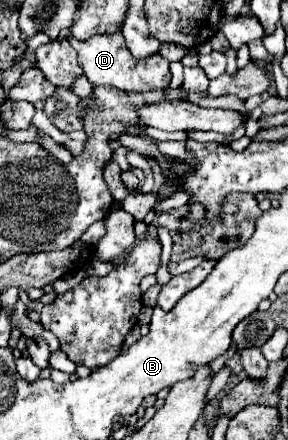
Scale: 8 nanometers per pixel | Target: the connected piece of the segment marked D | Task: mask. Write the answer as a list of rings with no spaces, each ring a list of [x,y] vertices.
[[[121,32],[97,34],[85,42],[81,42],[81,40],[69,40],[69,42],[77,50],[79,66],[93,86],[115,86],[125,92],[147,92],[147,90],[155,90],[155,88],[161,90],[161,88],[169,86],[169,82],[171,82],[169,62],[161,54],[153,54],[147,58],[135,58],[129,52],[129,48],[125,46]]]

